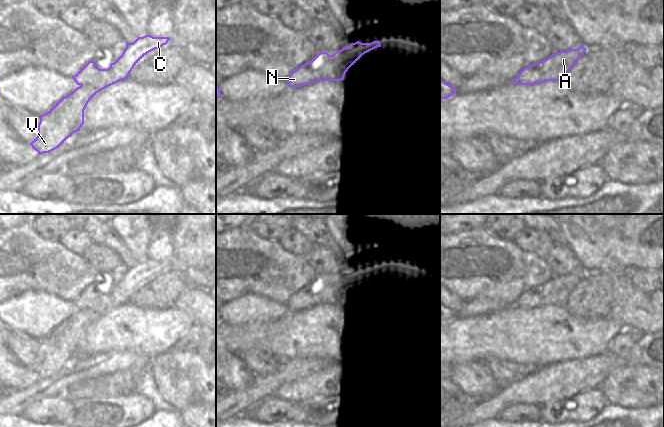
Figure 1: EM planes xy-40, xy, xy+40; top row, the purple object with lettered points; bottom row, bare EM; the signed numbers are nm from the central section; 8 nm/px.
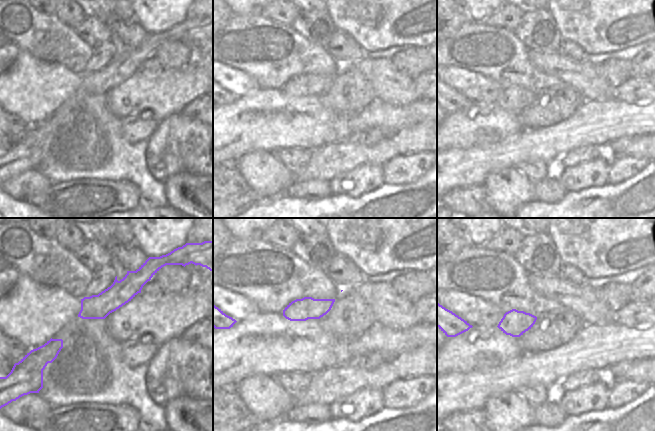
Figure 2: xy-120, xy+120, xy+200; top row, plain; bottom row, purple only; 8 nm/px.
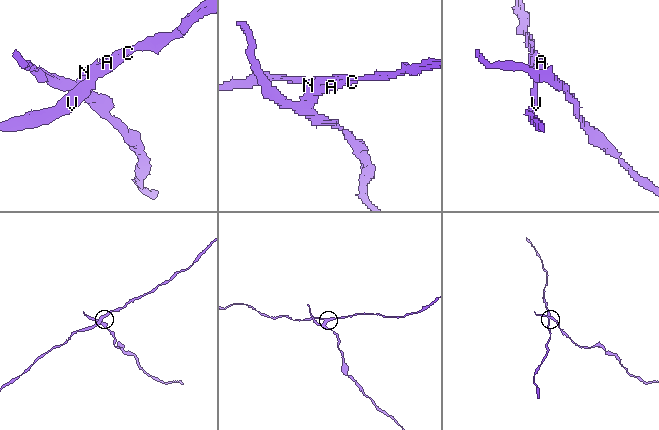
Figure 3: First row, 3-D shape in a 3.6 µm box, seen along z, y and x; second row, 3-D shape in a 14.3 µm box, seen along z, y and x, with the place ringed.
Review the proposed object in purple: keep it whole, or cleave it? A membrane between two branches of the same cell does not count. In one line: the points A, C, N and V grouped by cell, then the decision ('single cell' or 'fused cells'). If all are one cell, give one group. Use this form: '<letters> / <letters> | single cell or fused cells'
A N / C V | fused cells

